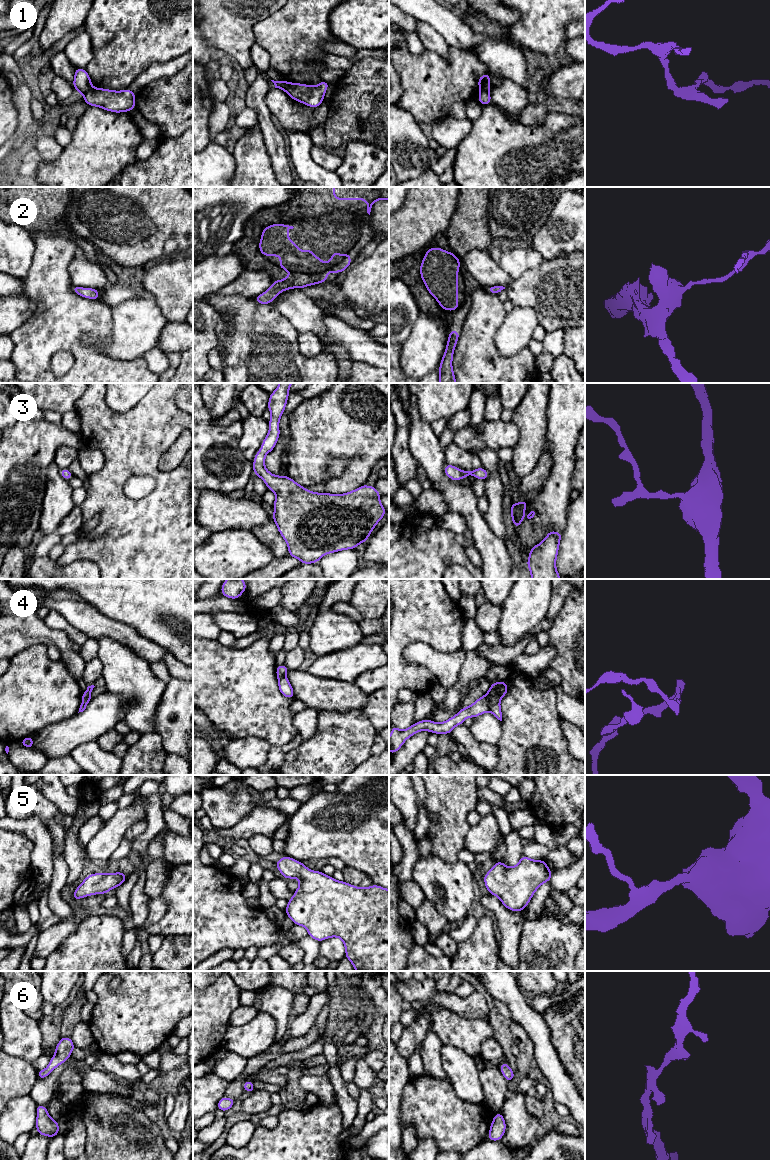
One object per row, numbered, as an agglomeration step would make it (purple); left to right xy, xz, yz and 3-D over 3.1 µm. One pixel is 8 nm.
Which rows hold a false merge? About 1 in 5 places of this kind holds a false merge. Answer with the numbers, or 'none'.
1, 4

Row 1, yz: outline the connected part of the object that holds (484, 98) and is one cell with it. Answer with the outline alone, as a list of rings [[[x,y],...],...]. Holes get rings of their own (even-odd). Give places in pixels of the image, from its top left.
[[[489,91],[479,92],[478,102],[483,105],[491,104],[491,96]]]

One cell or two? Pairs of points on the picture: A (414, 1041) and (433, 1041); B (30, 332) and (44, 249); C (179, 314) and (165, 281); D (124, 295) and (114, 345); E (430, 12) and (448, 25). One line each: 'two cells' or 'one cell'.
A: two cells
B: one cell
C: one cell
D: two cells
E: one cell

